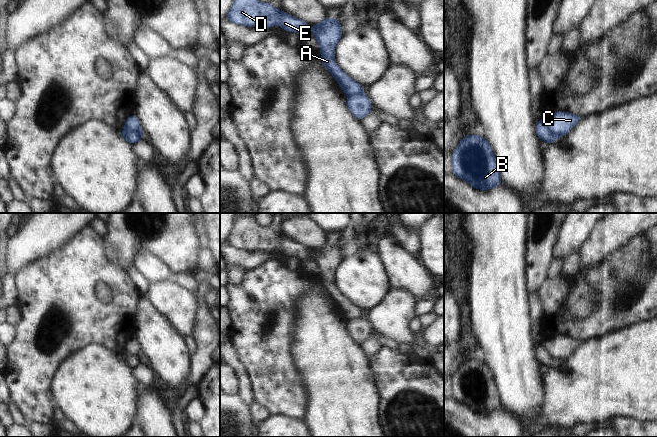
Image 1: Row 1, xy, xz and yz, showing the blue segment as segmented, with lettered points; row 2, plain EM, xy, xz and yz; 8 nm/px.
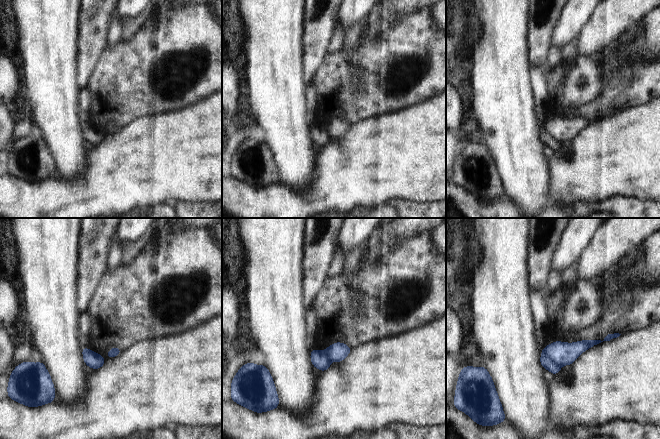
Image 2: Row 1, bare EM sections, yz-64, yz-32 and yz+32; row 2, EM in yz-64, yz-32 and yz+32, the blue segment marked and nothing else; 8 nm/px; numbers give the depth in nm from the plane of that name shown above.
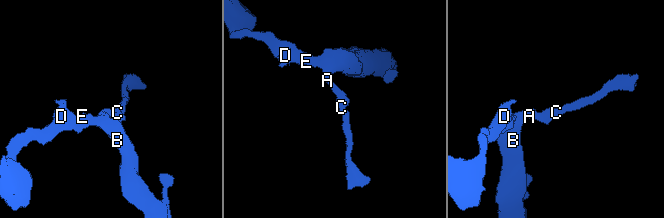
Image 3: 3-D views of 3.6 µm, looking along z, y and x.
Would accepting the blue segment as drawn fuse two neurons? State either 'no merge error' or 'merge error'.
merge error

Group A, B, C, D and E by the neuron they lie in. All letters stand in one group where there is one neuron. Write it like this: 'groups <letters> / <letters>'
groups A B D E / C

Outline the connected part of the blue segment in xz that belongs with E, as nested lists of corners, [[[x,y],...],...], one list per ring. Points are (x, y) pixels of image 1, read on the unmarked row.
[[[238,217],[226,243],[248,251],[263,250],[271,253],[279,248],[282,253],[298,257],[301,261],[310,260],[309,253],[314,252],[314,262],[319,267],[321,285],[326,293],[334,300],[339,310],[347,320],[364,315],[358,306],[350,302],[335,286],[335,271],[343,260],[342,248],[337,243],[326,241],[314,250],[300,244],[269,226],[262,227],[256,224],[254,217]]]

